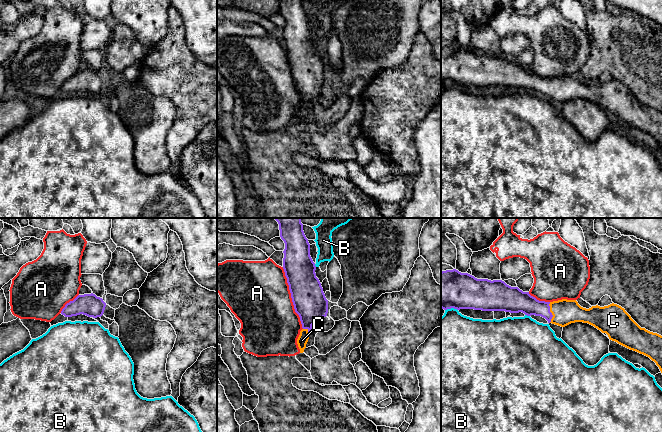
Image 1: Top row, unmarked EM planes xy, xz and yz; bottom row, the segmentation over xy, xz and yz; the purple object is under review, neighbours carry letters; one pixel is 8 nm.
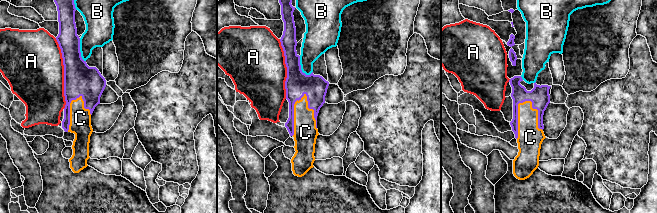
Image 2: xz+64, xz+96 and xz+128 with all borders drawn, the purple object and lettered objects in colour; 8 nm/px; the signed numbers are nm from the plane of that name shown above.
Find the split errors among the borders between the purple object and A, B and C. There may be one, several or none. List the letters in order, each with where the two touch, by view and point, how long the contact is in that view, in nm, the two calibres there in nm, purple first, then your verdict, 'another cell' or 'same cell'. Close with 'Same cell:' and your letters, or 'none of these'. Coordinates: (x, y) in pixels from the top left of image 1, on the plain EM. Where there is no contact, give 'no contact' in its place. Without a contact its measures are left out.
A: meets purple in xz at (291, 73); contact 500 nm long; 260 nm thick on the purple side, 480 nm on the other; another cell
B: meets purple in yz at (527, 91); contact 40 nm long; 220 nm thick on the purple side, 460 nm on the other; another cell
C: meets purple in yz at (550, 88); contact 170 nm long; 160 nm thick on the purple side, 200 nm on the other; same cell
Same cell: C

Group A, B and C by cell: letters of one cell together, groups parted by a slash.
A / B / C

